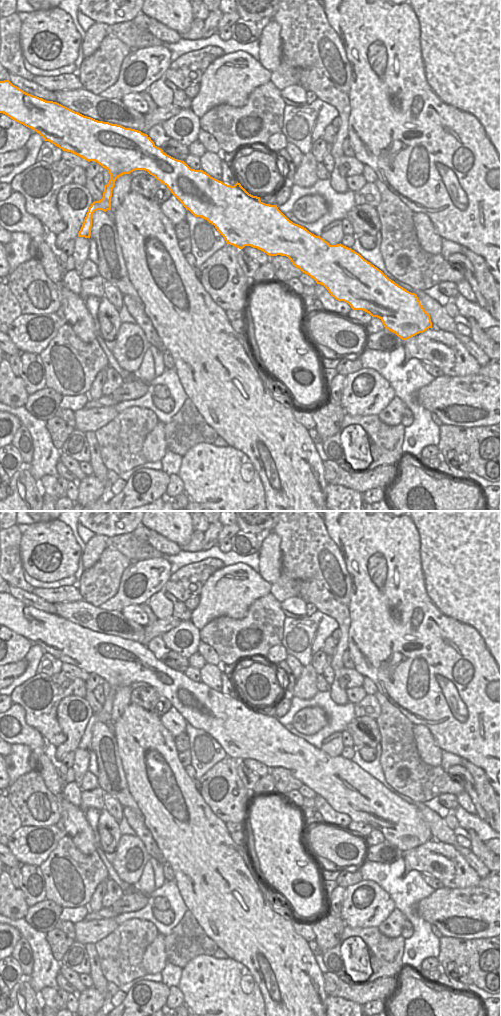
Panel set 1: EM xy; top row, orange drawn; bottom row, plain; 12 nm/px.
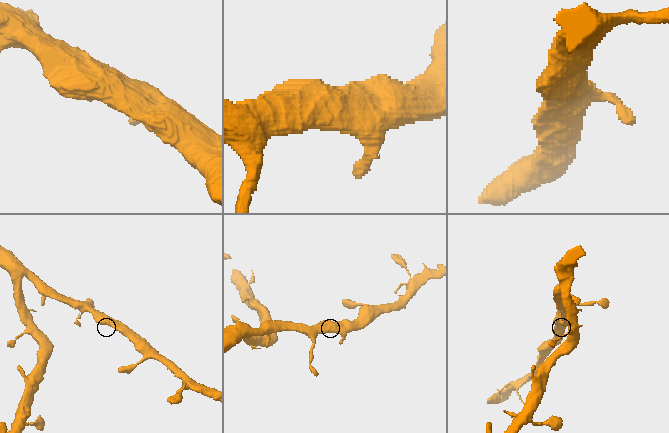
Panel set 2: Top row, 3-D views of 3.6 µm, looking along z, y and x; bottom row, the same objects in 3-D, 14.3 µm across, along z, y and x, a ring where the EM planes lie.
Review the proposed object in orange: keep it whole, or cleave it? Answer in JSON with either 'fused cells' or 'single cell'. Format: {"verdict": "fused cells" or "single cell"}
{"verdict": "single cell"}

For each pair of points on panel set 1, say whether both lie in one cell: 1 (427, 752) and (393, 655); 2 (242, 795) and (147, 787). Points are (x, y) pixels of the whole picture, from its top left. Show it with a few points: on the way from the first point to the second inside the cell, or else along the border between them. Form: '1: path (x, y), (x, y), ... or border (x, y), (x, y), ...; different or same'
1: border (414, 724), (423, 724), (434, 740); different
2: border (194, 784), (212, 811); different

